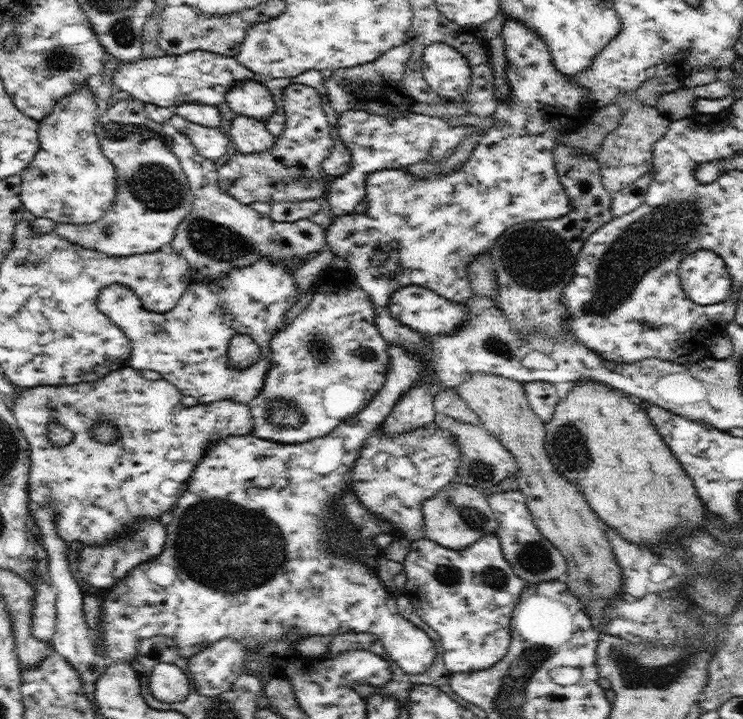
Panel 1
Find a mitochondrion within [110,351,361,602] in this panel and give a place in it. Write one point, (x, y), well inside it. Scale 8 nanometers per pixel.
(265, 563)

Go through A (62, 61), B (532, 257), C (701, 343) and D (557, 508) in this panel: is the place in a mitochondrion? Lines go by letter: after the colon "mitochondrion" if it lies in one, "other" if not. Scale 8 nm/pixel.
A: mitochondrion
B: mitochondrion
C: other
D: other

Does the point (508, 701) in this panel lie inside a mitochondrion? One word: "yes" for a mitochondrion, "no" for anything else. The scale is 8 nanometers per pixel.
yes

